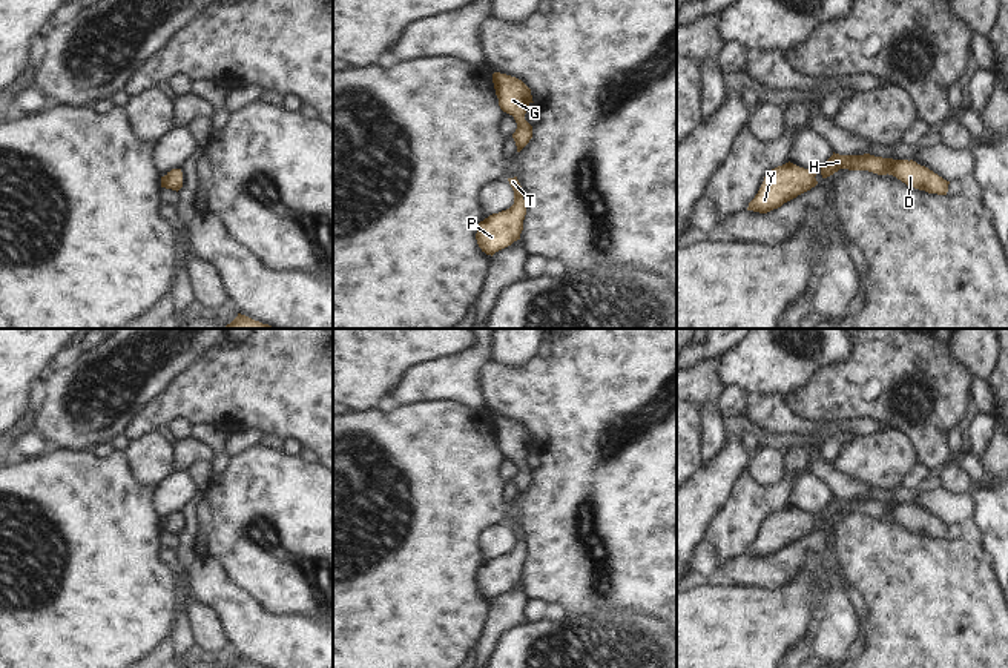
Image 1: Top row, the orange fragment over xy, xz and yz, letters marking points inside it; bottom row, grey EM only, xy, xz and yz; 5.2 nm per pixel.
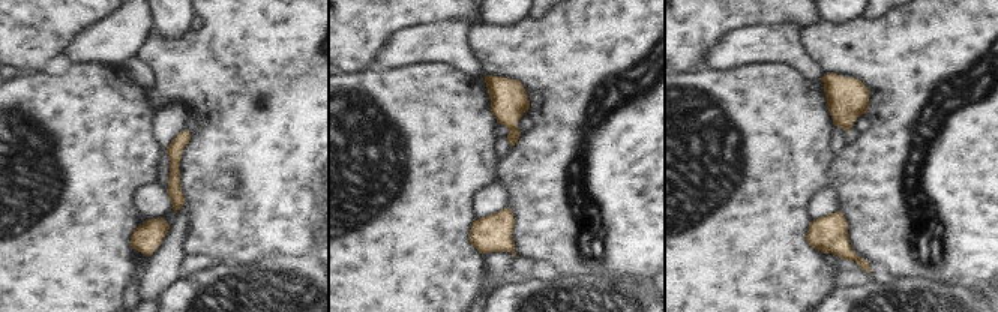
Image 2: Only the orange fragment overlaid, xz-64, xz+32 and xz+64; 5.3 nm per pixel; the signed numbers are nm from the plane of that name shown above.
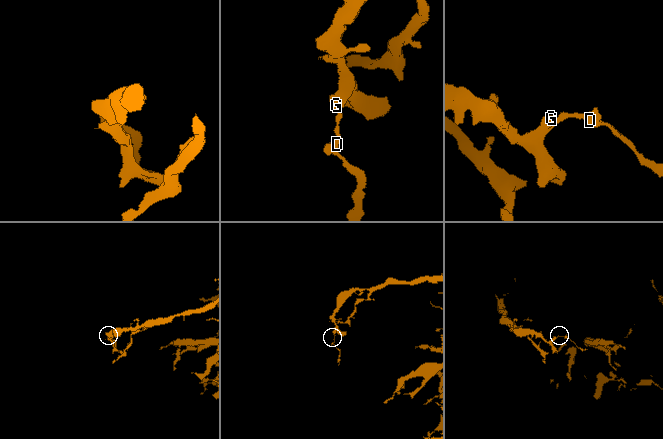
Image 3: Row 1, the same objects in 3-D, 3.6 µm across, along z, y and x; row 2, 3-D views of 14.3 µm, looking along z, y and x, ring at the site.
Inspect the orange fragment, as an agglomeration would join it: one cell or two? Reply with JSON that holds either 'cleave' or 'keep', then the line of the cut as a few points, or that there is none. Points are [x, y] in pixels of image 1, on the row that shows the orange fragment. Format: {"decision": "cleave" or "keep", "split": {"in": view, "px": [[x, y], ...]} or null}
{"decision": "keep", "split": null}

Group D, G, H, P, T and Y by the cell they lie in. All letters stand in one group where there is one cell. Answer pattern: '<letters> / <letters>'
D G H P T Y

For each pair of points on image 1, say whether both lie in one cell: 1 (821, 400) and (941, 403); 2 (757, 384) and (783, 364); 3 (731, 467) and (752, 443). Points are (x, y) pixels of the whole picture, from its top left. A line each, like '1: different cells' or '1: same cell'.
1: same cell
2: same cell
3: different cells

